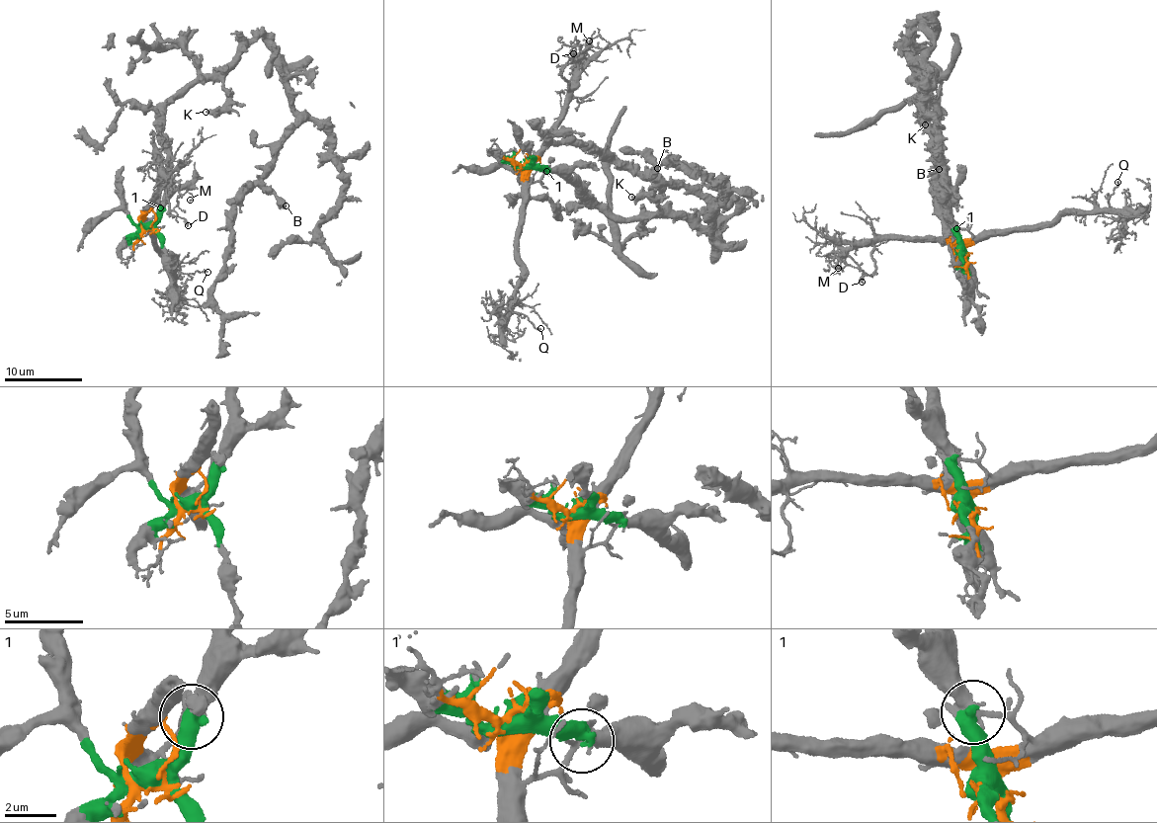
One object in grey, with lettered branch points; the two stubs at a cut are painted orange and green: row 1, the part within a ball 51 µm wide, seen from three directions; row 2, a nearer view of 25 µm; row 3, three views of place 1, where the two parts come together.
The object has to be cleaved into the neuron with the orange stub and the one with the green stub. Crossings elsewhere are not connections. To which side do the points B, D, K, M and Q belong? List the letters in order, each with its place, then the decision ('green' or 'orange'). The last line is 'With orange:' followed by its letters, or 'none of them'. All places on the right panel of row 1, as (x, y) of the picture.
B: at (939, 169); green
D: at (862, 282); orange
K: at (925, 124); green
M: at (838, 268); orange
Q: at (1117, 182); orange
With orange: D, M, Q

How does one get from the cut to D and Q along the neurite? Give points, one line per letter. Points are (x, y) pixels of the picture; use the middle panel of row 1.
D: (526, 163), (538, 158), (539, 146), (558, 121), (567, 82), (560, 75), (573, 53)
Q: (526, 163), (521, 171), (520, 286), (514, 309), (540, 328)

